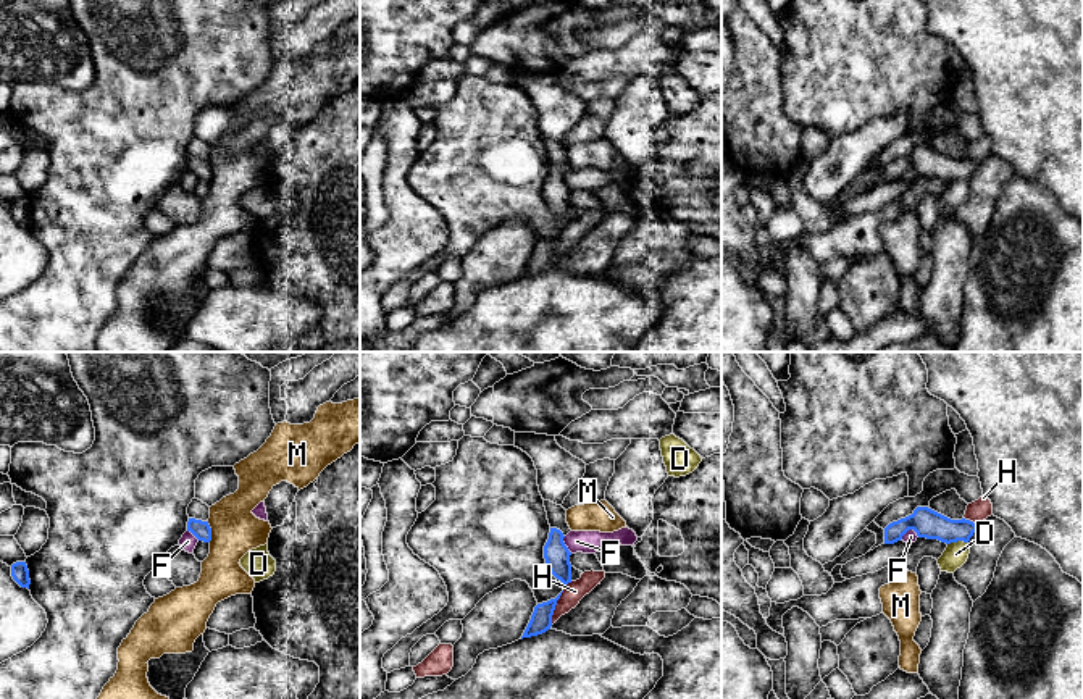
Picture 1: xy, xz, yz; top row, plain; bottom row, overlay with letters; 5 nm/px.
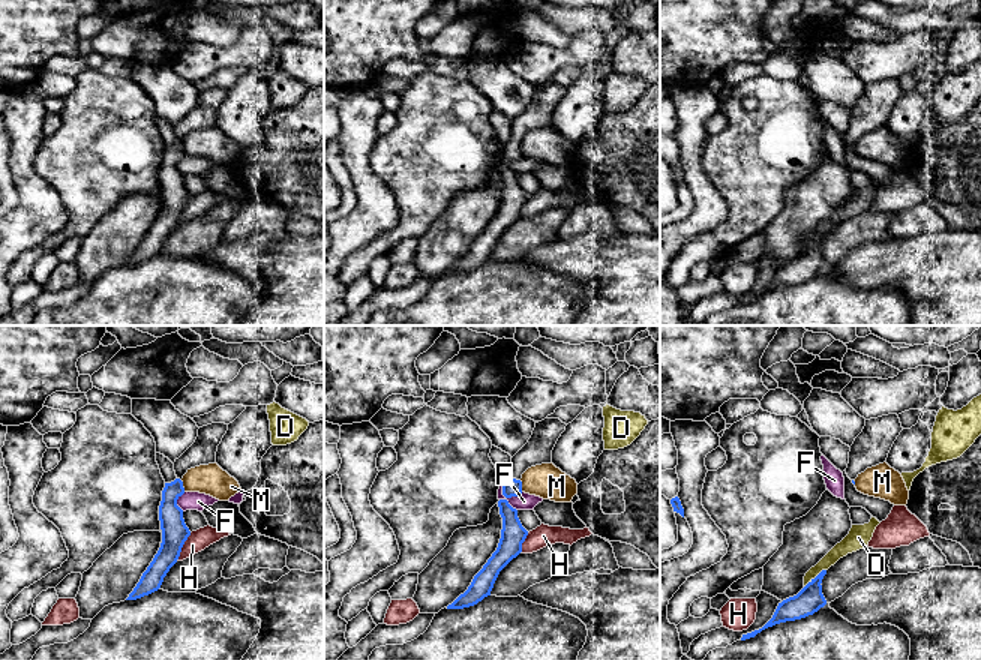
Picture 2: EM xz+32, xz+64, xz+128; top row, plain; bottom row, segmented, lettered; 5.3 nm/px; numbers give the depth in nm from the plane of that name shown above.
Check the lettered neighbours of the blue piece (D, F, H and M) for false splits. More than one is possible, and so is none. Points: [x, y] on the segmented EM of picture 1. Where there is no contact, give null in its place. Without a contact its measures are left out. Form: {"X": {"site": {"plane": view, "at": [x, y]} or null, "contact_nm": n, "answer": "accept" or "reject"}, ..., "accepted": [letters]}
{"D": {"site": {"plane": "yz", "at": [957, 539]}, "contact_nm": 110, "answer": "reject"}, "F": {"site": {"plane": "yz", "at": [909, 528]}, "contact_nm": 110, "answer": "reject"}, "H": {"site": {"plane": "xz", "at": [554, 607]}, "contact_nm": 180, "answer": "reject"}, "M": {"site": {"plane": "xy", "at": [210, 531]}, "contact_nm": 110, "answer": "reject"}, "accepted": []}

